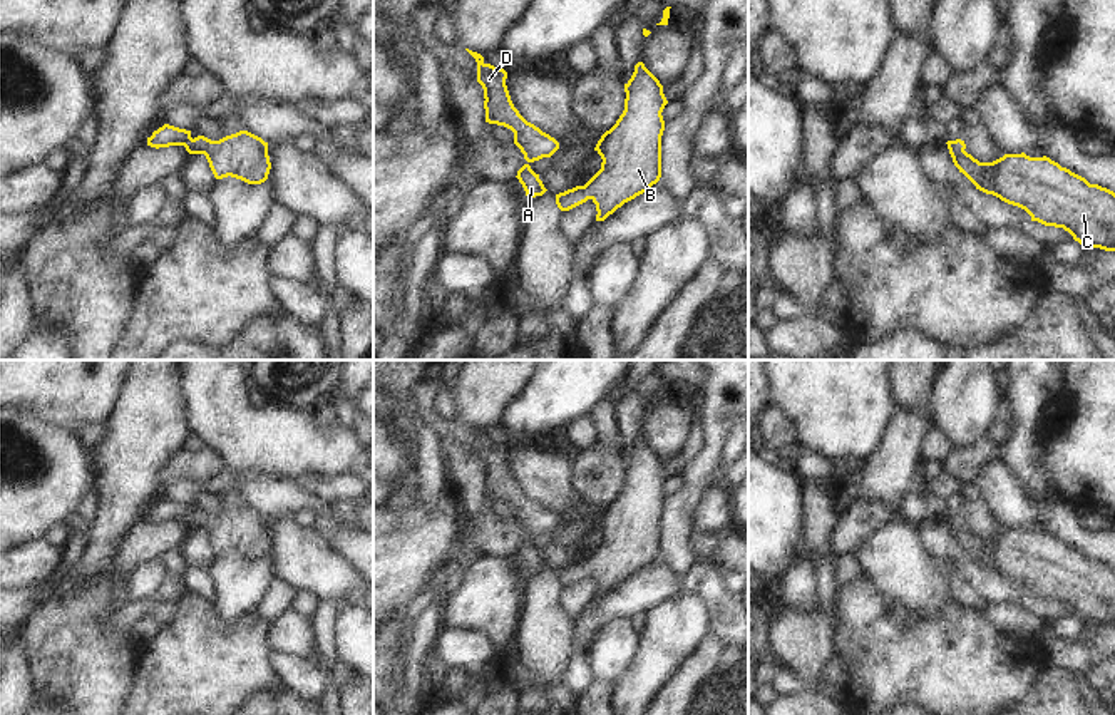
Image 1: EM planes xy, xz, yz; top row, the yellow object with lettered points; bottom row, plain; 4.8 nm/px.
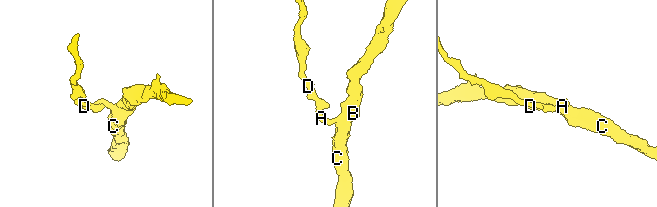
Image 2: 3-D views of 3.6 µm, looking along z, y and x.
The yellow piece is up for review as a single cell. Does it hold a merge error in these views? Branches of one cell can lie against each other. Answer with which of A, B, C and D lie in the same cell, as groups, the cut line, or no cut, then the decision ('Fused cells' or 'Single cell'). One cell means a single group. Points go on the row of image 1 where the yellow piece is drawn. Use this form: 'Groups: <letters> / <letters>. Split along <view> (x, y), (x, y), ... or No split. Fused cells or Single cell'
Groups: A B C D. No split. Single cell

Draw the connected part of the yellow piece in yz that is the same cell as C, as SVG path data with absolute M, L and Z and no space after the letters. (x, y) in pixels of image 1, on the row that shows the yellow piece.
M956 139L946 144L954 166L976 186L976 189L1025 209L1031 216L1031 221L1063 228L1083 246L1115 251L1113 191L1098 184L1090 184L1085 177L1061 167L1046 156L1030 157L1025 152L1005 154L993 162L979 162L964 151L964 141Z

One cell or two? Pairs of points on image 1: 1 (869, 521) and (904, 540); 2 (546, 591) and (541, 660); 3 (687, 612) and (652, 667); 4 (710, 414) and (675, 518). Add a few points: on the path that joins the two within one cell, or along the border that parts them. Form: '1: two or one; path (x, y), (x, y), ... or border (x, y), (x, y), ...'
1: two; border (898, 518), (879, 526), (854, 551)
2: one; path (541, 608), (541, 643)
3: one; path (678, 625), (660, 653)
4: one; path (712, 439), (709, 459), (695, 473), (690, 493)

